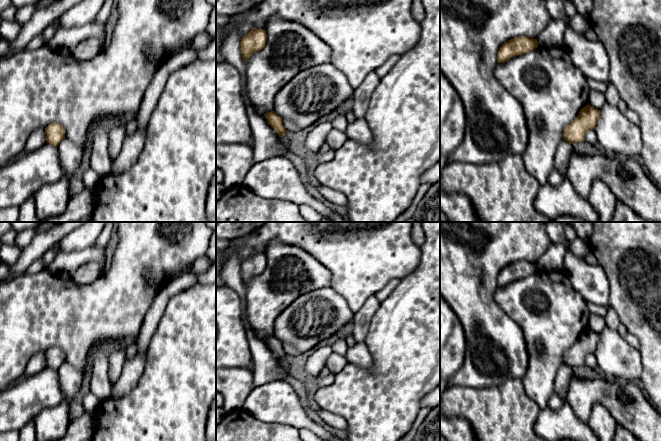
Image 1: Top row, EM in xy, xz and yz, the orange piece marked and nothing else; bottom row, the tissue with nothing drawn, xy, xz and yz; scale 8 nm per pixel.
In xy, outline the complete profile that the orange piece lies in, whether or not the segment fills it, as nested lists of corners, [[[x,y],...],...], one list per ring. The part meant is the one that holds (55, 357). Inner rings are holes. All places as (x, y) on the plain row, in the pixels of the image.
[[[52,347],[45,352],[45,359],[47,367],[58,370],[65,362],[65,353],[58,347]]]

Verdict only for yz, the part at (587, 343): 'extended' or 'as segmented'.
as segmented

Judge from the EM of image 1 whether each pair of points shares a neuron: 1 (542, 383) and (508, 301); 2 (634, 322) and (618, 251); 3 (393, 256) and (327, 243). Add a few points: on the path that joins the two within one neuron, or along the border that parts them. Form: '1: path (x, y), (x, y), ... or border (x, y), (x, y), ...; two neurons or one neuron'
1: path (543, 363), (547, 354), (546, 339), (528, 321); one neuron
2: path (635, 304), (634, 279), (628, 269); one neuron
3: path (377, 247), (369, 243), (343, 243); one neuron

